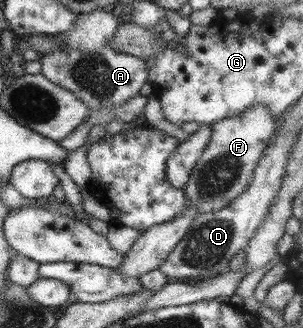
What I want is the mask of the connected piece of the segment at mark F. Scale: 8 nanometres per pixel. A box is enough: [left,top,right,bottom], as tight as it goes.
[181,106,276,213]

